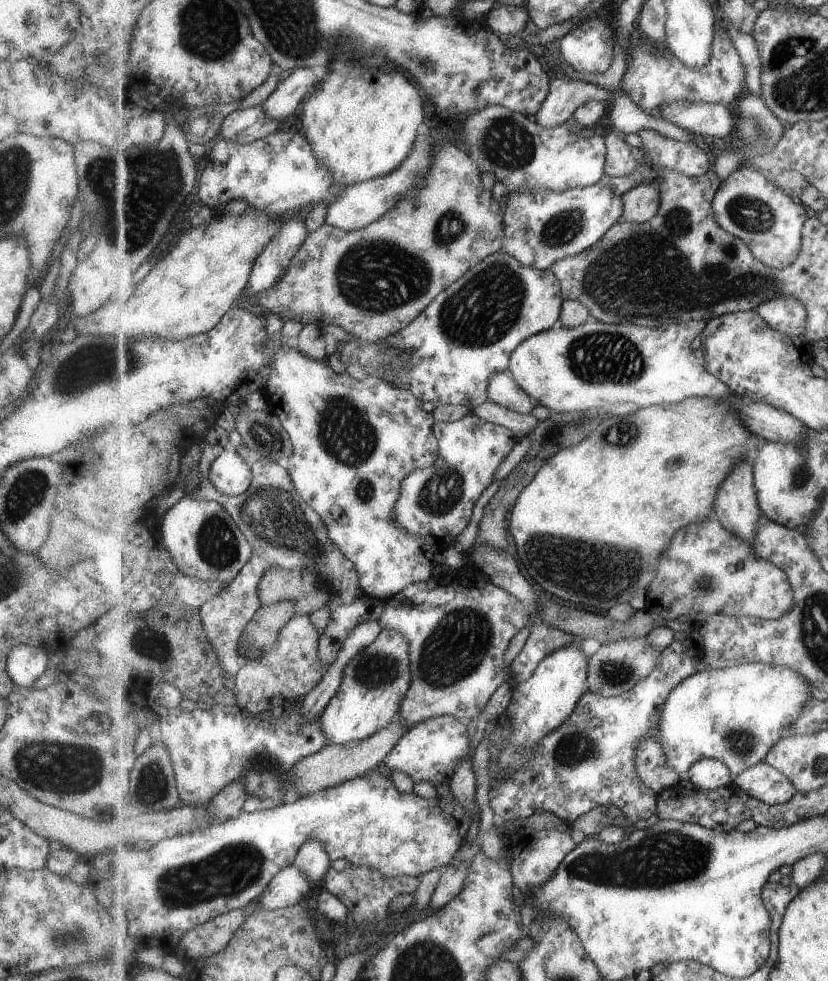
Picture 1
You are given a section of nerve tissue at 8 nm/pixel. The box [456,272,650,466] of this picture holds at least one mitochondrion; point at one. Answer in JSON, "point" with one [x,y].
{"point":[610,356]}

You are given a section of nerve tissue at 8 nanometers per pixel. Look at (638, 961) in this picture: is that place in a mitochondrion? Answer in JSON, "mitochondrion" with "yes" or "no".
{"mitochondrion":"no"}

